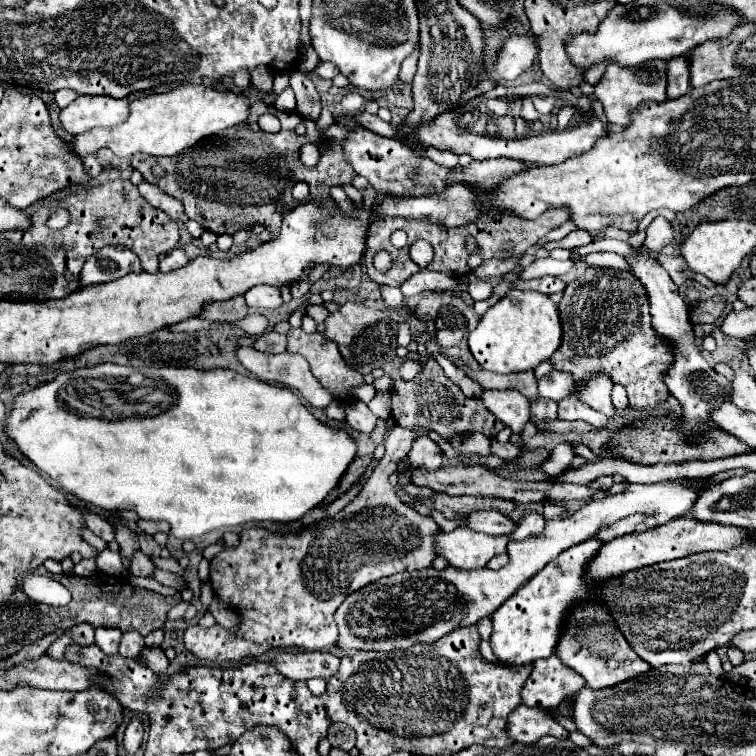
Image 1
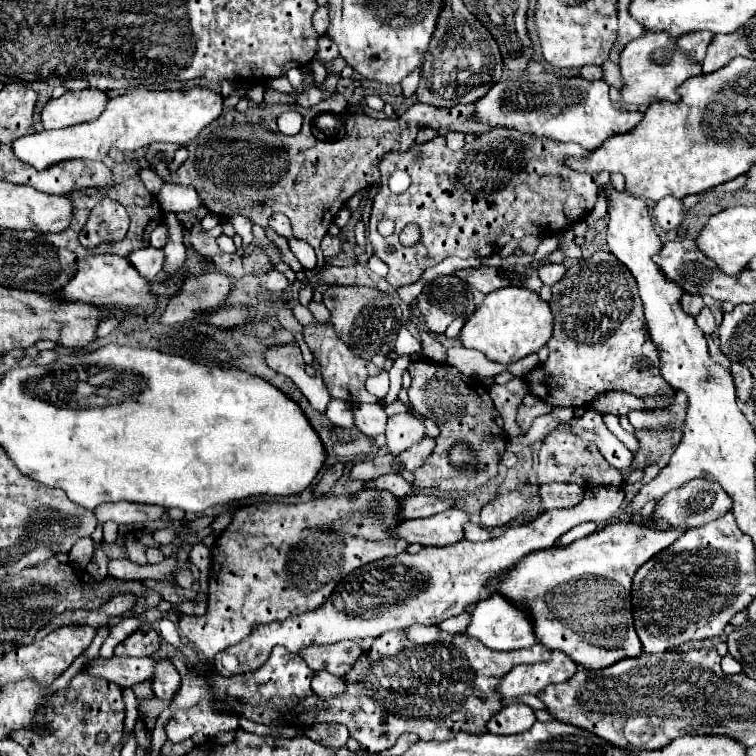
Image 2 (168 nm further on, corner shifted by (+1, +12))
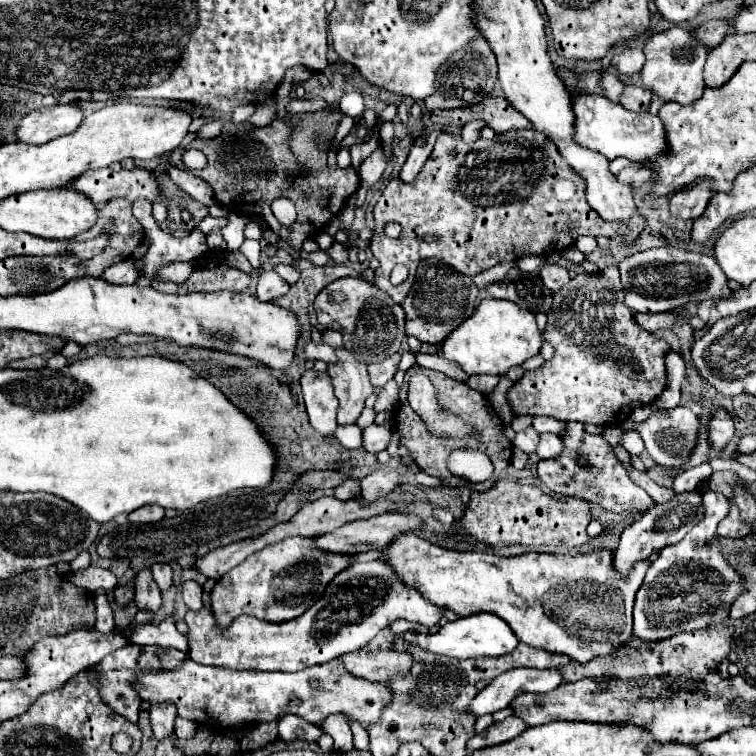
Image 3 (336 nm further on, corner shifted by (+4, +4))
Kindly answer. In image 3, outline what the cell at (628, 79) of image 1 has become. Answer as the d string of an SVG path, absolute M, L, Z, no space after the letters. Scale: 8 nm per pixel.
M673 26L671 30L665 30L661 34L653 34L645 48L645 66L641 68L641 84L645 88L649 88L655 96L663 98L665 102L677 102L677 104L691 104L695 102L703 88L703 66L705 66L705 58L709 54L709 50L705 46L701 46L699 42L693 40L691 32L679 26Z

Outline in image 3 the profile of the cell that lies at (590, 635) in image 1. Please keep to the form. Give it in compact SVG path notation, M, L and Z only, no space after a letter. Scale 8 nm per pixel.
M403 534L393 540L385 552L385 562L413 588L417 588L429 602L449 608L459 616L491 612L501 616L523 644L541 648L553 654L565 654L579 664L587 664L593 656L609 656L613 648L629 642L633 636L633 600L639 590L651 560L633 564L627 576L619 576L613 568L613 552L597 550L587 554L549 554L527 552L521 556L497 556L479 550L447 550L415 534Z

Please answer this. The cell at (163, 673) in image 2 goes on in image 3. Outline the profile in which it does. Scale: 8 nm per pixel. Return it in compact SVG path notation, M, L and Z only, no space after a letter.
M153 704L151 706L149 720L151 720L151 728L157 740L173 734L175 716L177 716L177 708L173 708L173 704Z

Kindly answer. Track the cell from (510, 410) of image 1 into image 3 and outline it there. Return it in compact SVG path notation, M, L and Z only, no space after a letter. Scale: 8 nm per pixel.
M529 426L523 432L517 432L515 442L513 442L515 448L519 448L519 450L523 450L527 454L533 454L535 448L537 448L537 444L539 444L539 434L533 430L533 426Z

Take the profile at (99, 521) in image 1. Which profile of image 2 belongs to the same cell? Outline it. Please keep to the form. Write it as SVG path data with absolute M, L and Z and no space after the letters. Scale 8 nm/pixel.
M120 502L120 504L104 504L104 508L98 508L94 514L98 516L100 522L114 520L118 524L136 524L136 522L154 522L162 518L164 508L152 504Z

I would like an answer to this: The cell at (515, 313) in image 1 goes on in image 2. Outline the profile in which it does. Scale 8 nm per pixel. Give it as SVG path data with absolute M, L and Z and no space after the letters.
M504 288L488 294L480 308L460 330L464 348L480 350L488 360L512 364L532 352L538 352L552 336L552 312L548 302L526 288Z

